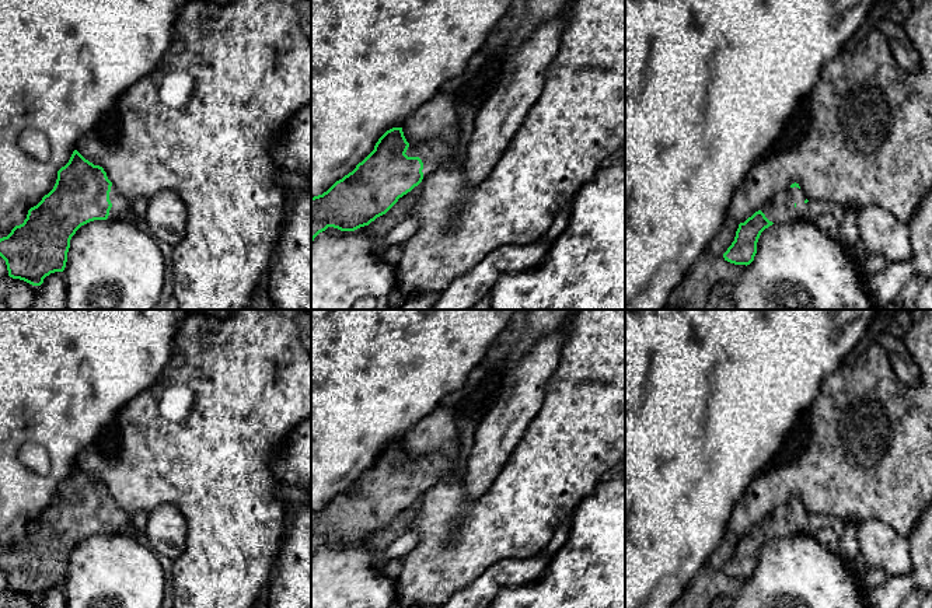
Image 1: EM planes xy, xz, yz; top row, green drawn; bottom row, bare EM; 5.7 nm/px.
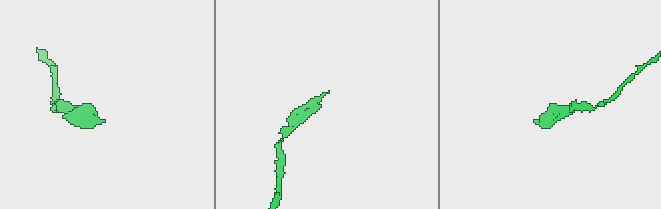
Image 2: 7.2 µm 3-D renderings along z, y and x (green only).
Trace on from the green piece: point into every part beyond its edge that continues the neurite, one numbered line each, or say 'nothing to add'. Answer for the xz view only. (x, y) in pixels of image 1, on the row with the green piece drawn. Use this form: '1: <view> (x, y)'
1: xz (433, 152)

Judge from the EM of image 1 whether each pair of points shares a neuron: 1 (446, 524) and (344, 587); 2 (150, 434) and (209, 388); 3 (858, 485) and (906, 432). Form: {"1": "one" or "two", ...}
{"1": "two", "2": "one", "3": "one"}

